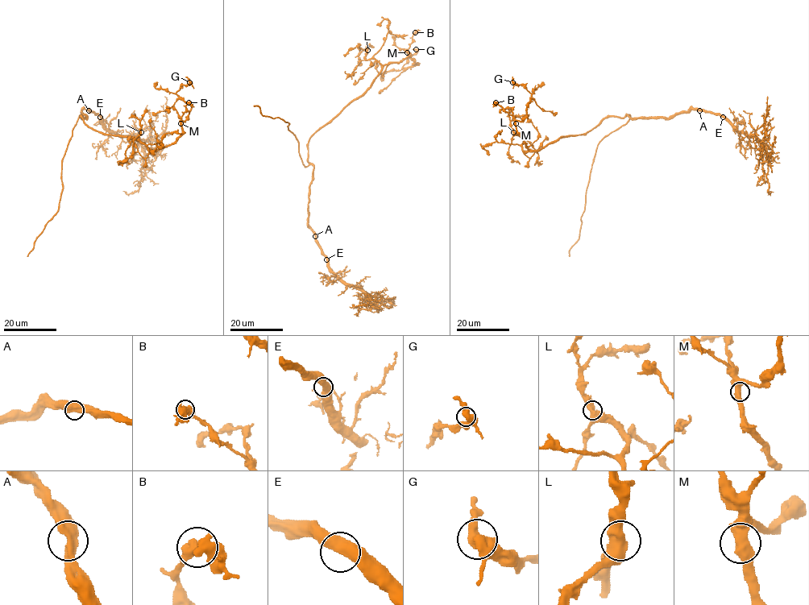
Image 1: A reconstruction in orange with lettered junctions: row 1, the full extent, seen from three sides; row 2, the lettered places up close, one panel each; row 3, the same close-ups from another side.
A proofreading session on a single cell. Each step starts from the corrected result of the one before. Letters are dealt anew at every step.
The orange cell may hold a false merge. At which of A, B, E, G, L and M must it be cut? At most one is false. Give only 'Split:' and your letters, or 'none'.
Split: none

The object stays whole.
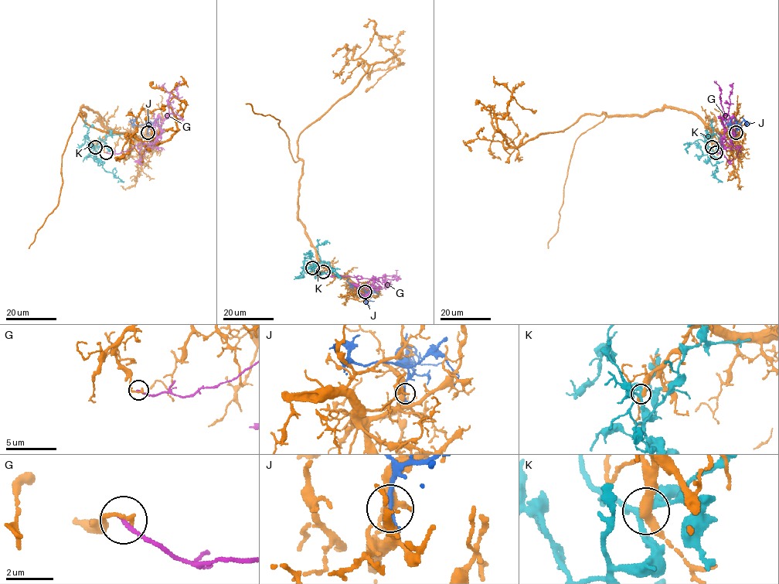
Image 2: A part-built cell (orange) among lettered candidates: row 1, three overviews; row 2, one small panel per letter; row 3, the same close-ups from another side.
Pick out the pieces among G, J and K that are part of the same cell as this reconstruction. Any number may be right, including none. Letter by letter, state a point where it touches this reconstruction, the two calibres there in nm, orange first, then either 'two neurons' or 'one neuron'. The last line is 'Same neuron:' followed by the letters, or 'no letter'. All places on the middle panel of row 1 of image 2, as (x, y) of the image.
G: meets orange at (323, 271); 190 nm thick on the orange side, 170 nm on the other; two neurons
J: meets orange at (365, 292); 340 nm thick on the orange side, 170 nm on the other; two neurons
K: meets orange at (312, 268); 380 nm thick on the orange side, 260 nm on the other; two neurons
Same neuron: no letter

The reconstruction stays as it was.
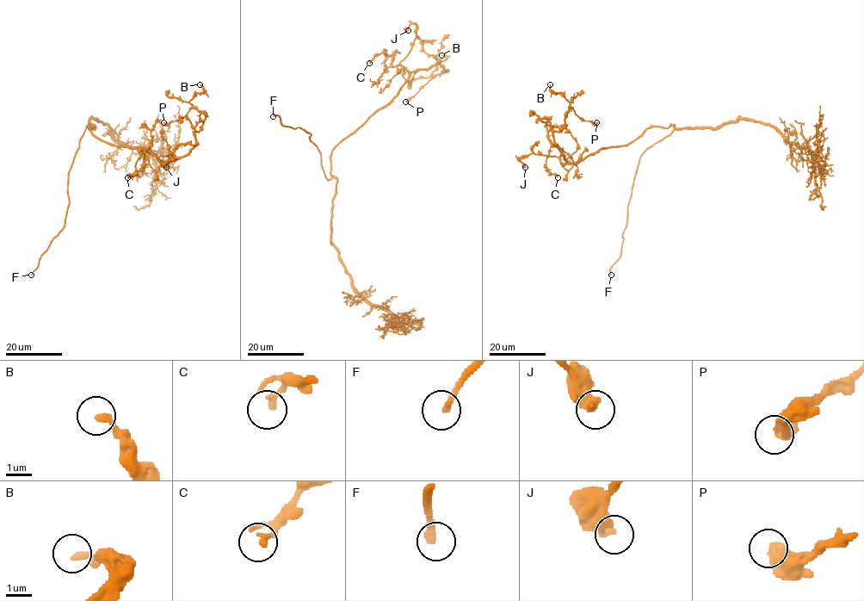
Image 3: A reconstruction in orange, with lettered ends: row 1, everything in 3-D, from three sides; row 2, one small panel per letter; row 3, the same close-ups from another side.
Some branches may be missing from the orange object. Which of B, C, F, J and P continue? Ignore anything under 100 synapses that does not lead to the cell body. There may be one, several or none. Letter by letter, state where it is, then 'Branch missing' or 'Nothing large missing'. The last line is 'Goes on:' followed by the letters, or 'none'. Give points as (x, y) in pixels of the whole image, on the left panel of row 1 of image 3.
B: Place: (200, 84). Nothing large missing
C: Place: (127, 177). Nothing large missing
F: Place: (31, 275). Branch missing
J: Place: (166, 167). Nothing large missing
P: Place: (163, 122). Nothing large missing
Goes on: F

